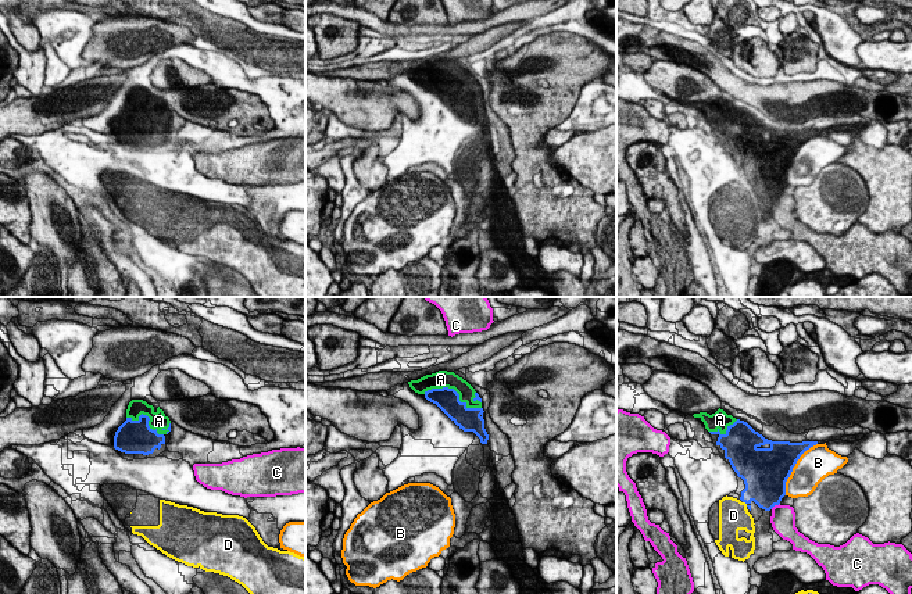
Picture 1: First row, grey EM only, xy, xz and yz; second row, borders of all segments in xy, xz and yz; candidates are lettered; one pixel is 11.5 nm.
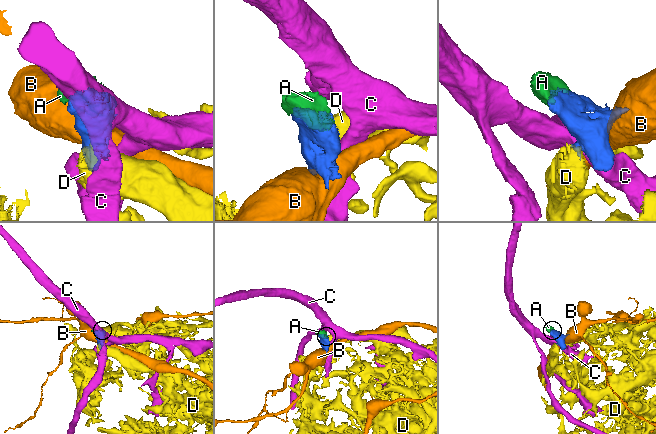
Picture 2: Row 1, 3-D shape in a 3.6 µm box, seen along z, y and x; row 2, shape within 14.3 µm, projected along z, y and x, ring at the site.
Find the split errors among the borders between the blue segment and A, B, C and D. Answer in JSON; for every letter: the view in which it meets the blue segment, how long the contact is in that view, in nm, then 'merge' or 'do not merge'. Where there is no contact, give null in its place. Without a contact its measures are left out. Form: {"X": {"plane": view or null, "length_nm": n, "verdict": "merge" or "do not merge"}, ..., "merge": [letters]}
{"A": {"plane": "xz", "length_nm": 700, "verdict": "merge"}, "B": {"plane": "yz", "length_nm": 700, "verdict": "do not merge"}, "C": {"plane": "yz", "length_nm": 130, "verdict": "do not merge"}, "D": {"plane": "yz", "length_nm": 80, "verdict": "do not merge"}, "merge": ["A"]}

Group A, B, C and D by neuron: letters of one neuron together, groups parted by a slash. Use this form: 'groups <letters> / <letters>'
groups A / B / C / D

